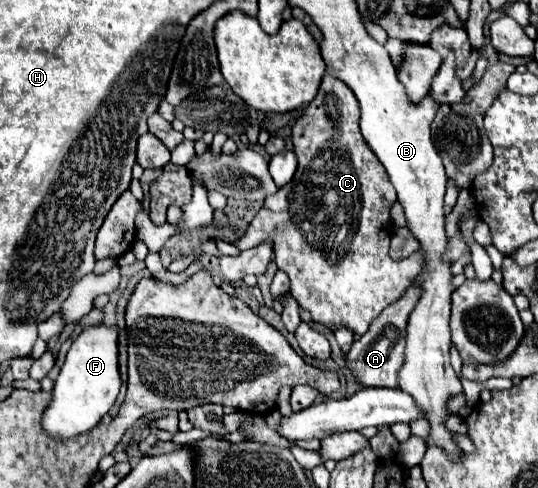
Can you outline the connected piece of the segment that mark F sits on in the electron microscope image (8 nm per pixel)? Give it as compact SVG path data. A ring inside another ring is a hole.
M95 324L85 328L71 344L67 358L55 380L53 400L43 414L43 428L47 434L59 438L71 438L91 430L115 404L121 388L119 376L119 350L117 350L117 326Z

